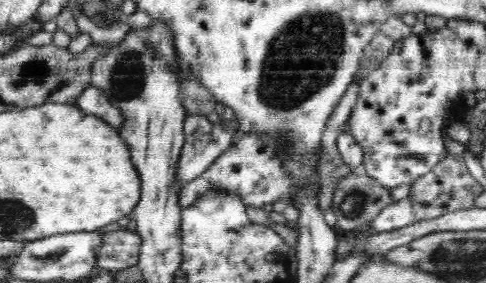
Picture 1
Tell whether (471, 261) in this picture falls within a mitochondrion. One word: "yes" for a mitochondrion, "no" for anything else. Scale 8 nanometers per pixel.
yes

